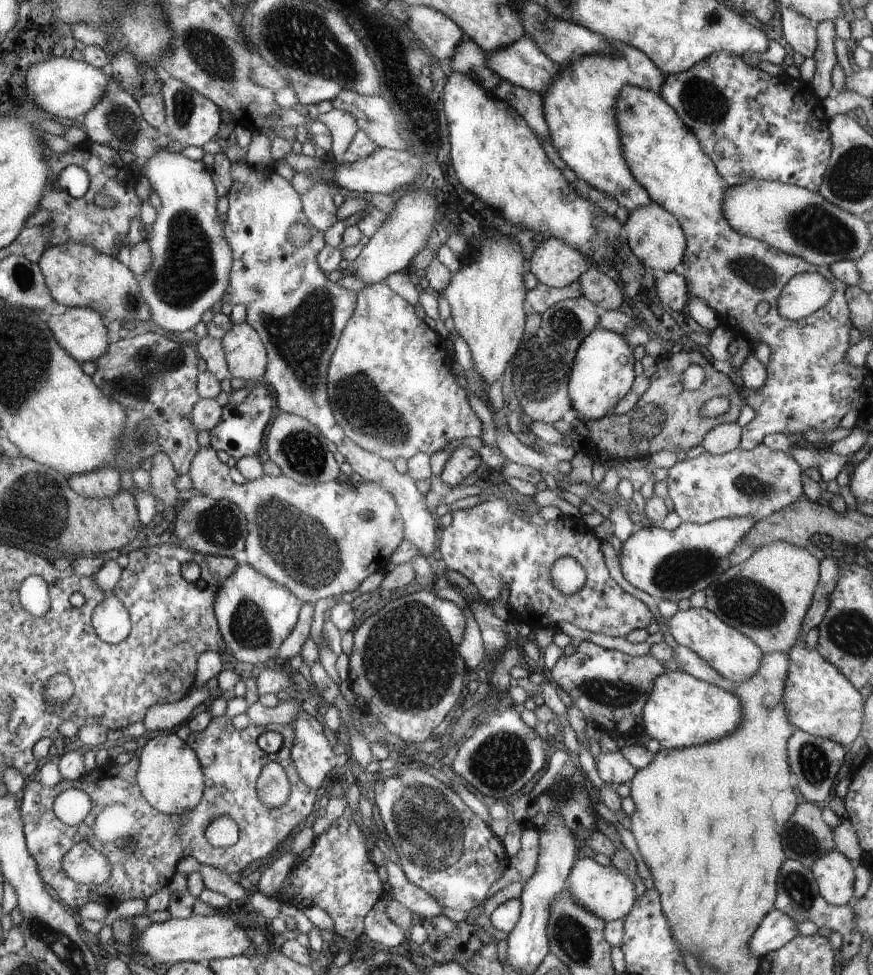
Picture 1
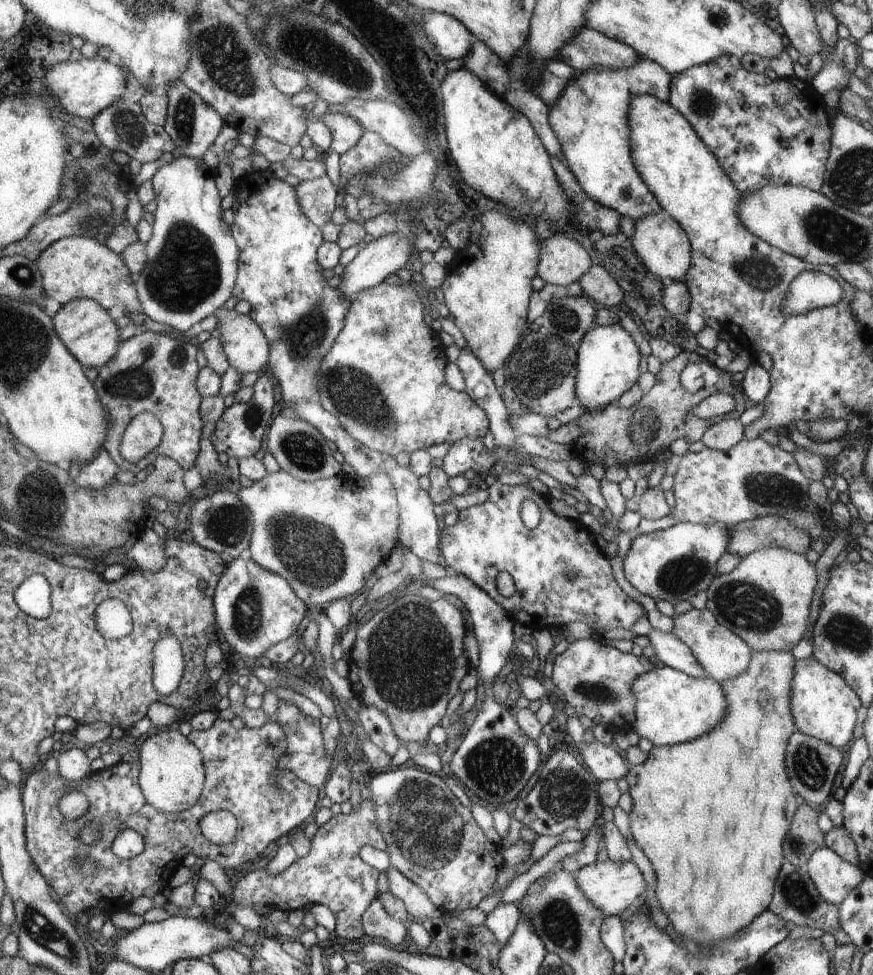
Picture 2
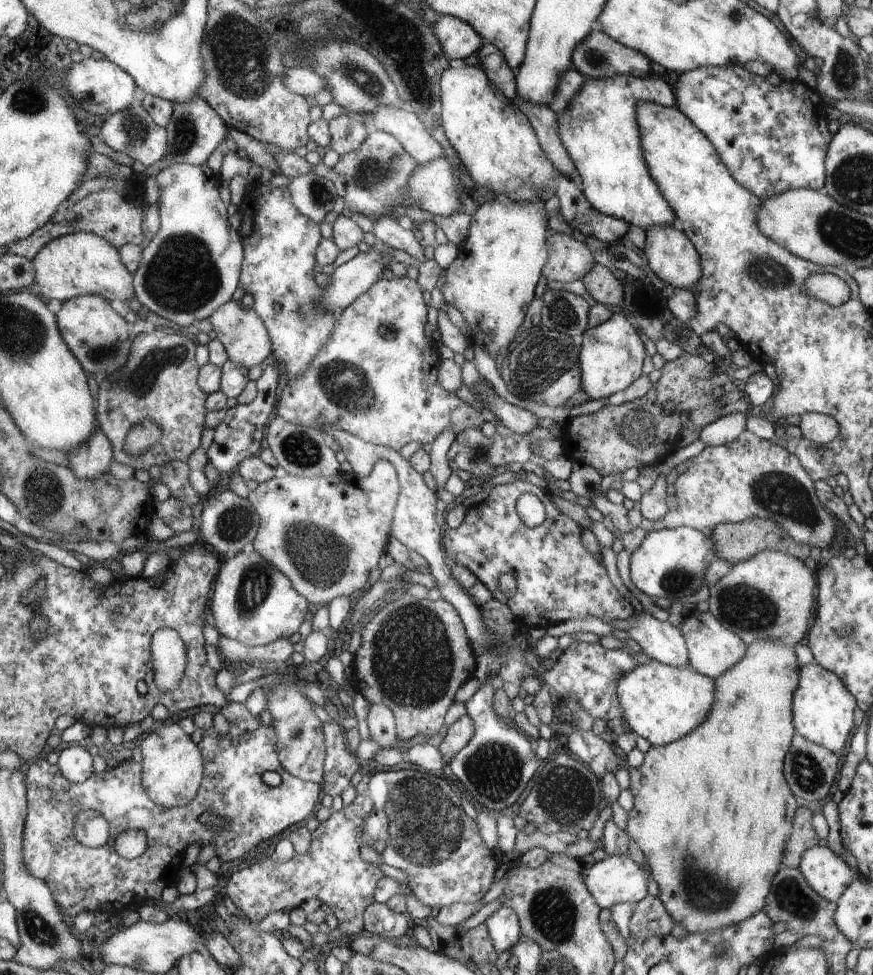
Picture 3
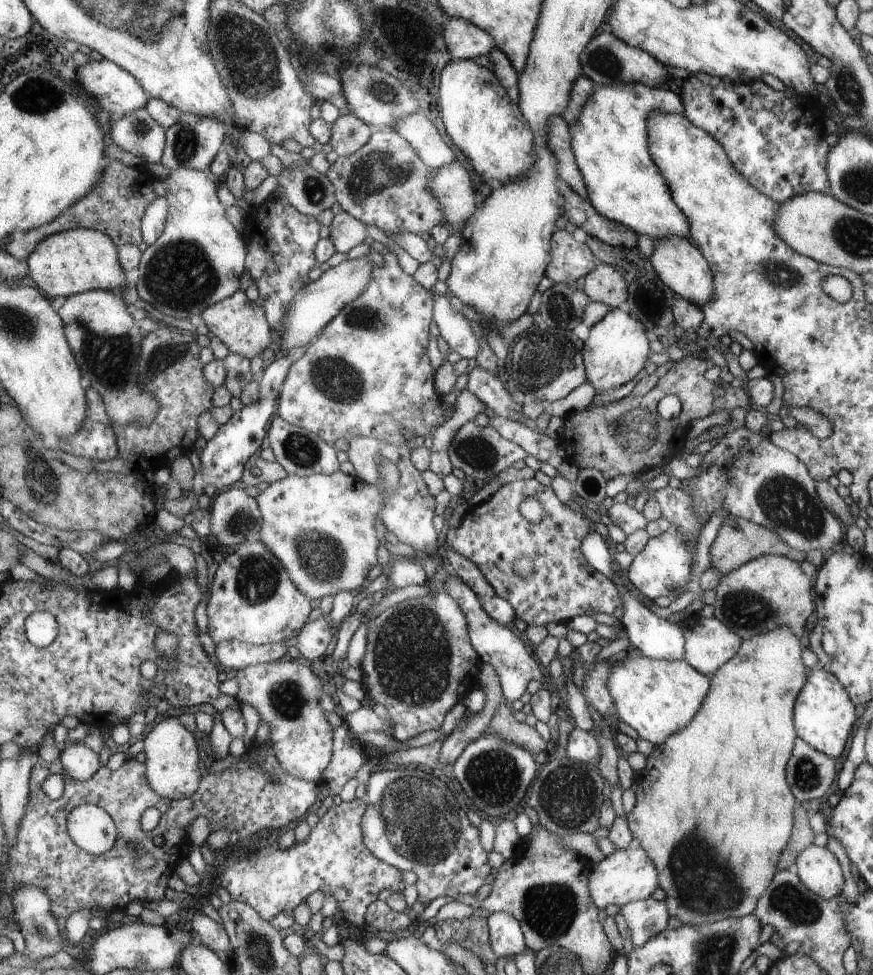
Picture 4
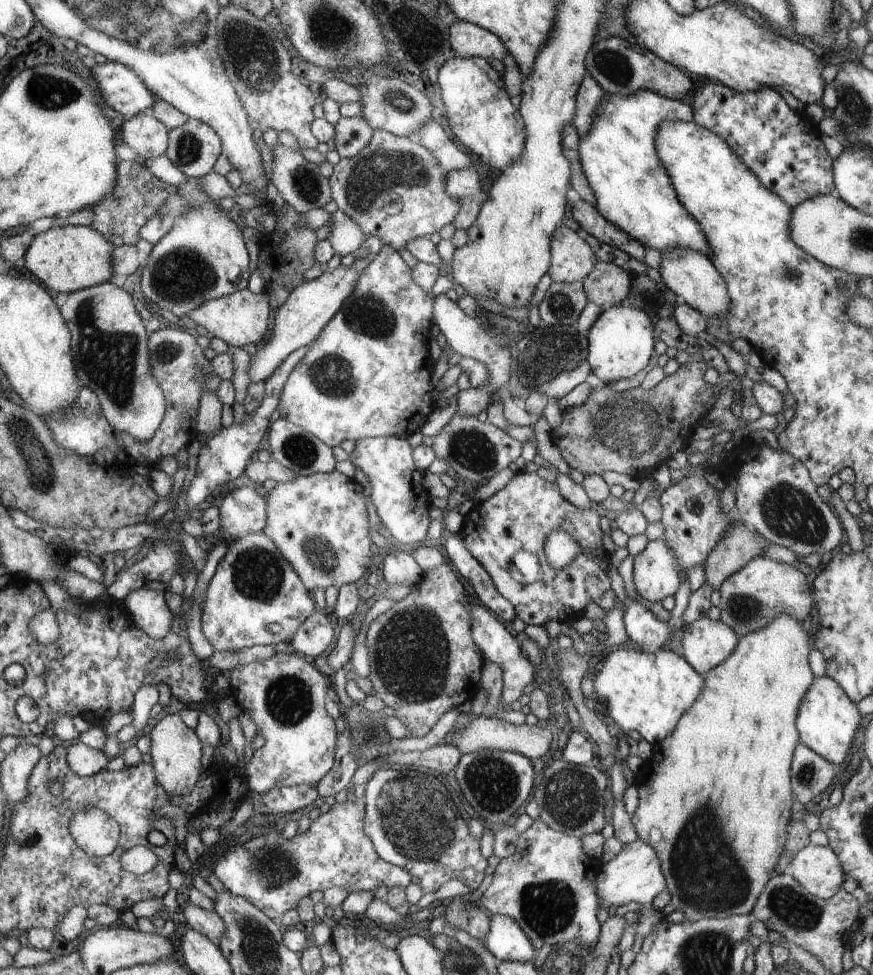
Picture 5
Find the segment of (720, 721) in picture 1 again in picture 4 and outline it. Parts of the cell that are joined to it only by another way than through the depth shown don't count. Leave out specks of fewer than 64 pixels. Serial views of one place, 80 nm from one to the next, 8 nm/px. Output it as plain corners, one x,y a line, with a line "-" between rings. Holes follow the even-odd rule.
622,653
618,660
614,661
614,668
610,676
606,678
606,688
612,696
616,708
615,715
618,720
634,728
640,738
651,742
655,747
660,747
667,742
672,734
683,730
696,717
700,708
707,701
707,695
710,693
711,680
709,676
696,671
694,667
686,663
685,660
663,660
652,659
646,656
627,657

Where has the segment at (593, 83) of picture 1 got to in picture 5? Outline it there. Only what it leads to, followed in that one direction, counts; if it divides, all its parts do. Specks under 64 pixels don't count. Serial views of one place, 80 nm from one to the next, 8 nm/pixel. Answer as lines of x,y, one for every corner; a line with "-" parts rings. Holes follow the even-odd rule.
640,90
632,96
610,95
594,118
592,132
588,130
578,144
582,170
596,196
595,208
636,242
660,250
660,254
686,248
712,256
706,232
702,232
696,218
680,204
656,152
656,132
664,122
692,122
694,117
690,104
650,90

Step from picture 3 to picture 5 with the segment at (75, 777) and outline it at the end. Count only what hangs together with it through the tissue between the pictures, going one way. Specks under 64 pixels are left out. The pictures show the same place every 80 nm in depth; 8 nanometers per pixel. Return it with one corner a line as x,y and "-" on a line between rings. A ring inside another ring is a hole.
81,743
72,744
68,748
67,758
68,766
72,768
72,772
76,772
83,778
99,774
109,764
104,751
95,750

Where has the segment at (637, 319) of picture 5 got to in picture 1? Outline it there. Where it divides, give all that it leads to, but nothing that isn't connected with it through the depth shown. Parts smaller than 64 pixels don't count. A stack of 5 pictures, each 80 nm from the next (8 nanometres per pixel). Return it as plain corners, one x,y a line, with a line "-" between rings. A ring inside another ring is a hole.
594,328
585,340
582,340
579,348
575,352
574,368
570,374
570,384
568,384
568,393
570,402
572,402
571,416
576,416
578,420
599,420
606,417
616,404
630,392
632,382
634,382
634,358
630,346
622,340
620,332
606,330
606,328

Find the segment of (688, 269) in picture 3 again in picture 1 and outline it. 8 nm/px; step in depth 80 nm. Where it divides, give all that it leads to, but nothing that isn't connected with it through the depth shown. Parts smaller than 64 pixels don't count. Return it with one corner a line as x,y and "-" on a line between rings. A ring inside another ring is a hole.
656,202
636,208
636,212
629,214
626,224
622,225
622,231
630,251
648,268
662,270
665,273
674,272
676,266
684,262
684,252
686,252
687,236
684,235
679,220

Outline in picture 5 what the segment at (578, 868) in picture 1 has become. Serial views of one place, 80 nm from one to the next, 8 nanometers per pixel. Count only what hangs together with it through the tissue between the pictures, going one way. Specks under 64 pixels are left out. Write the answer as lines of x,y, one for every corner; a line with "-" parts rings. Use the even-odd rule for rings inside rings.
639,839
624,845
615,858
610,862
602,863
602,868
596,874
596,890
600,894
600,906
604,904
604,906
618,908
629,902
651,904
654,898
666,888
668,888
668,882
664,878
660,856
648,842
642,842

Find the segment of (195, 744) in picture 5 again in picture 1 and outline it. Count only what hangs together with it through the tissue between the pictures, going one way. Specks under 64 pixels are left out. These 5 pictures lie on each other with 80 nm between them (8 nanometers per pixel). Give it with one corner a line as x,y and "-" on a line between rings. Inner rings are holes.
176,733
148,740
140,752
138,770
138,786
144,799
156,811
166,815
180,816
196,808
202,801
202,790
205,790
198,758
196,752

